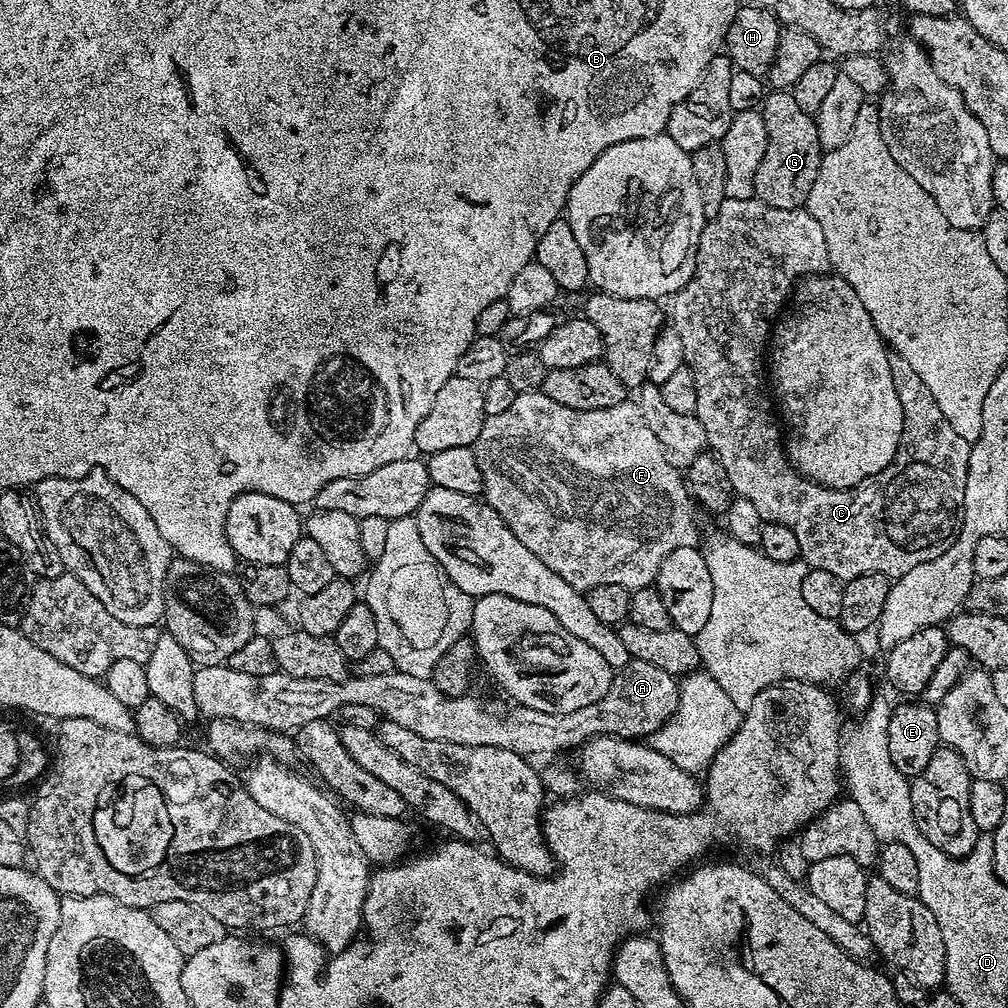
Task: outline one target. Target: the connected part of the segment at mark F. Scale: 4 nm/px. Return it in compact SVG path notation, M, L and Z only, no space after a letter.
M517 392L514 403L503 414L494 414L485 419L482 434L478 434L472 445L482 470L482 493L487 507L492 508L510 526L514 538L539 558L545 566L550 566L554 574L579 592L587 593L594 586L626 586L629 590L651 588L656 583L656 575L664 559L689 539L688 531L692 528L692 508L694 501L688 491L688 485L681 469L670 466L666 462L666 454L662 454L662 445L654 438L654 430L646 426L646 418L642 414L639 403L631 399L622 401L618 406L606 406L606 410L570 410L570 406L562 406L554 402L554 398L546 398L544 392Z

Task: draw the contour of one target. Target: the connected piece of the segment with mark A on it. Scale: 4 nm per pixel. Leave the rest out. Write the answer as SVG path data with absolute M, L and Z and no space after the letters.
M629 659L627 666L609 679L606 694L598 702L578 706L570 714L550 714L517 703L507 708L496 700L483 700L475 694L447 696L433 686L431 679L414 678L414 674L397 671L373 676L352 674L338 682L294 678L279 670L261 676L238 674L238 670L227 664L197 667L194 674L196 710L208 720L233 720L236 724L267 728L269 732L292 734L306 726L306 722L335 717L342 706L370 706L377 717L398 722L398 726L406 726L406 730L414 730L422 738L458 746L498 746L525 758L548 756L567 748L576 750L596 736L651 737L674 714L679 693L677 677L658 670L658 666L650 666L650 662L634 659Z

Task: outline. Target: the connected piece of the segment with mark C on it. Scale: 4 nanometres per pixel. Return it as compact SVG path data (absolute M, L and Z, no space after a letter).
M755 198L724 200L718 214L714 214L714 218L707 221L702 230L700 241L696 247L694 274L690 278L690 282L686 282L686 286L671 297L670 326L674 330L678 330L678 338L682 338L684 363L694 374L694 390L698 390L698 406L694 415L702 422L702 430L706 430L708 448L712 455L718 458L718 462L722 462L722 470L726 470L726 478L730 482L733 493L747 498L758 509L761 521L769 524L781 524L794 530L794 538L798 538L798 546L800 547L800 559L809 568L826 570L826 574L834 574L834 578L838 578L842 582L853 580L862 574L874 574L875 572L880 572L889 578L895 578L906 574L906 570L914 570L914 566L918 566L922 562L930 562L934 558L938 558L938 554L945 552L955 542L956 536L960 532L960 522L964 510L966 470L970 466L972 446L966 442L966 438L961 438L954 431L954 426L950 426L950 422L946 422L946 414L942 414L942 410L938 410L938 402L934 402L934 394L930 394L930 390L926 390L926 382L922 382L922 378L918 378L918 374L914 374L910 362L906 362L906 358L892 354L889 355L888 361L890 362L890 370L894 374L894 386L898 390L898 402L902 402L902 418L904 419L902 438L896 451L896 457L892 459L892 464L886 466L886 470L882 470L877 476L866 478L852 488L828 488L825 484L816 484L812 480L805 480L793 471L786 459L782 428L774 415L774 404L770 399L769 389L766 387L766 345L770 340L770 322L775 321L781 315L782 309L789 303L799 281L803 280L805 276L819 276L827 273L829 268L826 238L822 235L822 226L818 226L814 214L810 214L807 207L778 210L778 206L766 206L761 200Z

